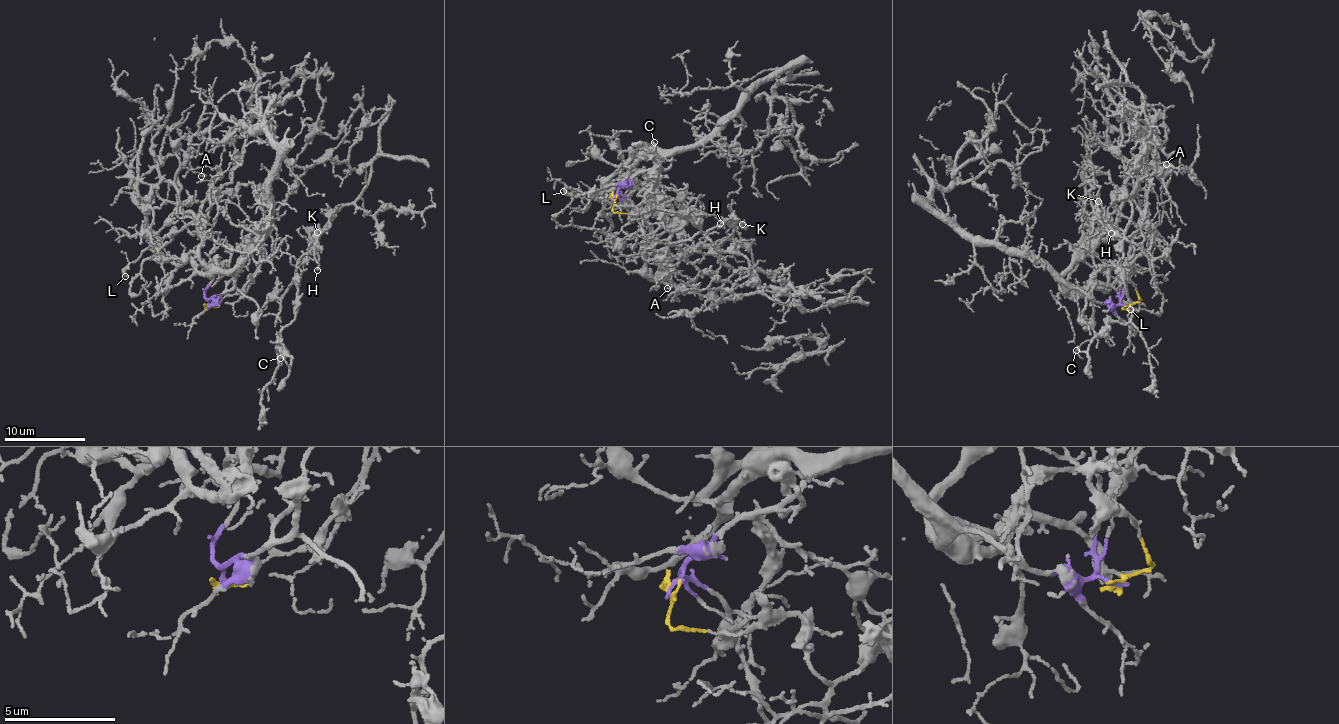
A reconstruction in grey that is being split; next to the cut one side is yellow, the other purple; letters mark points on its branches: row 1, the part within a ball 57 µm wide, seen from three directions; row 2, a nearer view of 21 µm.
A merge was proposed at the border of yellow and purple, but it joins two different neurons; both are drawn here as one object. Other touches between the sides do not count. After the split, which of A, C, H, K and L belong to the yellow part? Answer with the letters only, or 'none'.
C, H, K

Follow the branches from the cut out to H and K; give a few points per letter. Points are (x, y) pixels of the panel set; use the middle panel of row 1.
H: (612, 198), (615, 213), (659, 208), (703, 275), (788, 285), (806, 310), (714, 247), (720, 223)
K: (612, 198), (615, 213), (659, 208), (703, 275), (788, 285), (806, 308), (779, 304), (706, 233), (742, 224)

